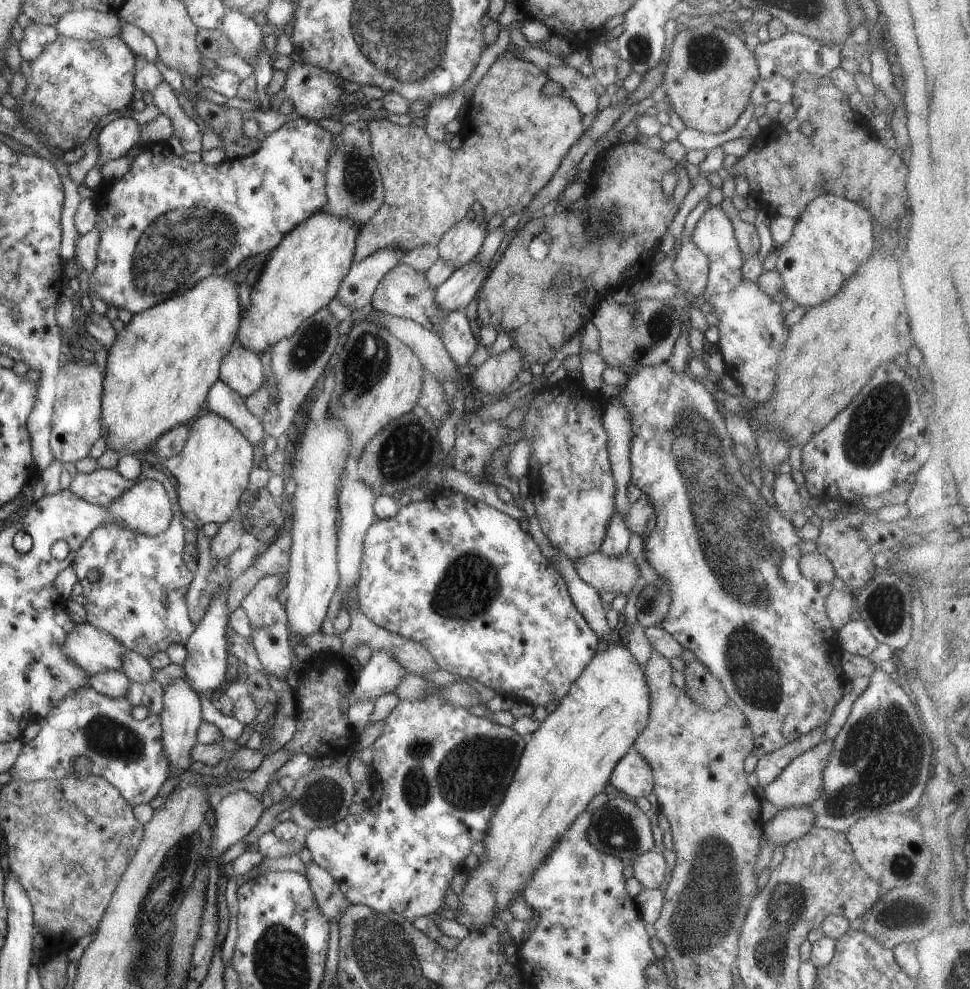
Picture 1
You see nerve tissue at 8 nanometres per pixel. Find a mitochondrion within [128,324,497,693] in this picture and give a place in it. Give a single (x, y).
(399, 460)

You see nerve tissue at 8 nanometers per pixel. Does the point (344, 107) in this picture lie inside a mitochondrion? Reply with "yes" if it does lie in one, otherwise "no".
no

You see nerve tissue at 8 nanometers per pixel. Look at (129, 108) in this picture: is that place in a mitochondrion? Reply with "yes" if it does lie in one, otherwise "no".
no

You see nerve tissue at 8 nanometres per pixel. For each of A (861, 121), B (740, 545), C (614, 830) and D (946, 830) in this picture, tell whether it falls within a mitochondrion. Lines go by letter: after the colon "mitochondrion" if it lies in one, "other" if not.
A: other
B: mitochondrion
C: mitochondrion
D: other

